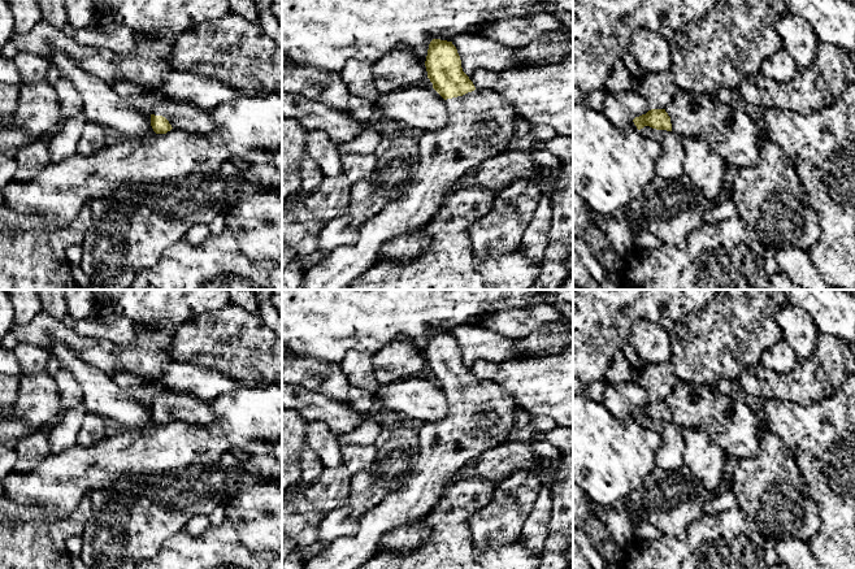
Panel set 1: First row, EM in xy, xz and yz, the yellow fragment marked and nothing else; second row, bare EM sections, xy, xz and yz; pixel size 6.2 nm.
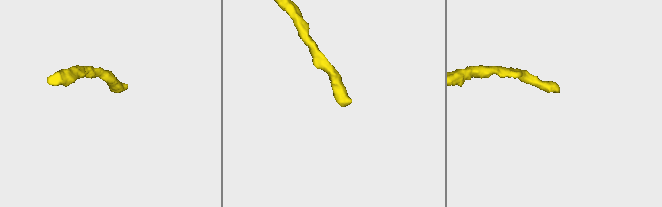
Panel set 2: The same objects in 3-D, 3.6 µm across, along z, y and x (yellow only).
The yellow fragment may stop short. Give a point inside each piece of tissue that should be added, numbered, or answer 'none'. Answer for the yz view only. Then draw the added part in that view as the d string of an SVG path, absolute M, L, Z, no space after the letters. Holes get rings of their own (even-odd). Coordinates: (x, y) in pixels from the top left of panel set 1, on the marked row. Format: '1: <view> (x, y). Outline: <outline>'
1: yz (732, 133). Outline: M677 90L665 112L673 133L704 139L734 170L759 161L763 129L743 109L721 104L712 95Z

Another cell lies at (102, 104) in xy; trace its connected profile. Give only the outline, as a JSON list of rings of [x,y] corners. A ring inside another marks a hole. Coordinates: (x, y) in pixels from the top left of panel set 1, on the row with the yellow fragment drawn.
[[[52,49],[48,62],[52,62],[60,77],[68,79],[79,92],[86,121],[116,130],[125,138],[144,142],[155,138],[151,116],[135,108],[127,97],[120,96],[107,82],[84,71],[65,52]]]

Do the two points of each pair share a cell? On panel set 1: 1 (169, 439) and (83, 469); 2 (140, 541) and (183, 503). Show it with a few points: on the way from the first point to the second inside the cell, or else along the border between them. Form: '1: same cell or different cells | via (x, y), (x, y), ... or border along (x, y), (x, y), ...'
1: same cell | via (148, 451), (124, 451), (104, 460)
2: same cell | via (151, 530), (173, 508)

